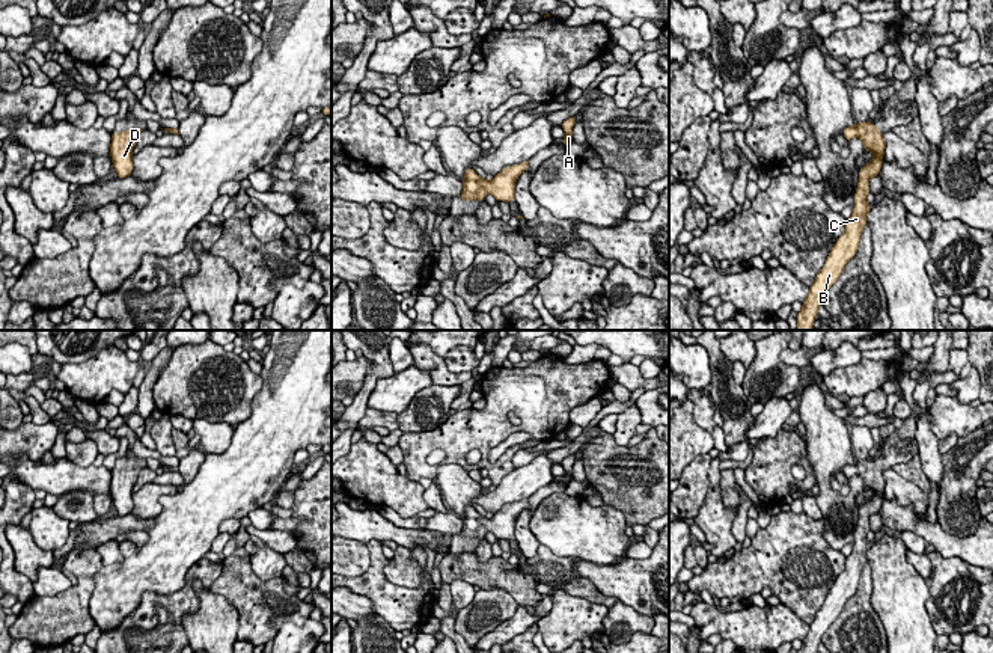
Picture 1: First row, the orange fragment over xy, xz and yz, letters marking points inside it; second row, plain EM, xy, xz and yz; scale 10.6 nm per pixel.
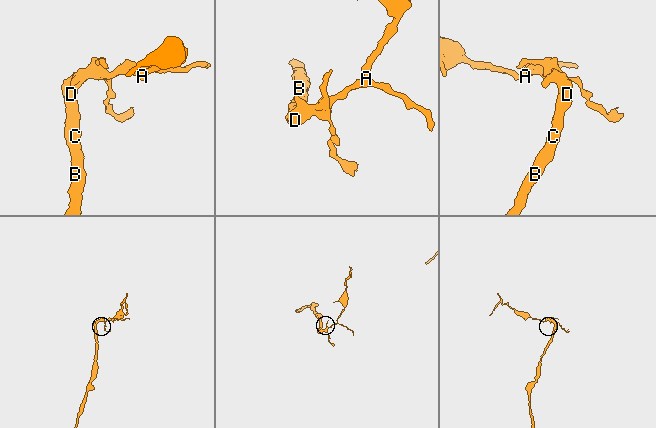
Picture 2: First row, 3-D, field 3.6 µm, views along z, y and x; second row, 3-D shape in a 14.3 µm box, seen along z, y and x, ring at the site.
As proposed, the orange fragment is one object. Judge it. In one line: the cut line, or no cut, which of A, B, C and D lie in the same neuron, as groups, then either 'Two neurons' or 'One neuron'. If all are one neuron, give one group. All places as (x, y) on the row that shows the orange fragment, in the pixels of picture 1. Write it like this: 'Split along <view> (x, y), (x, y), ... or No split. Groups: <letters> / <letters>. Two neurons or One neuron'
No split. Groups: A B C D. One neuron

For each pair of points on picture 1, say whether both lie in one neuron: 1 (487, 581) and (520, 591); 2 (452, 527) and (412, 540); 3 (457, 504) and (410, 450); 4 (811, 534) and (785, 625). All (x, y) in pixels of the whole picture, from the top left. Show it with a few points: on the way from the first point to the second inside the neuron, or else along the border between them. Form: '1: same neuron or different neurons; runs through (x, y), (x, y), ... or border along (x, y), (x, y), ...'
1: same neuron; runs through (494, 581), (510, 581), (513, 584)
2: different neurons; border along (436, 531), (442, 534)
3: different neurons; border along (467, 472), (458, 465), (442, 463), (433, 480)
4: different neurons; border along (779, 603), (784, 603), (802, 620)

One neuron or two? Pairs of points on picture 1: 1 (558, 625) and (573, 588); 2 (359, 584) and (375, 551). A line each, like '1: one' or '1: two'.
1: two
2: one

